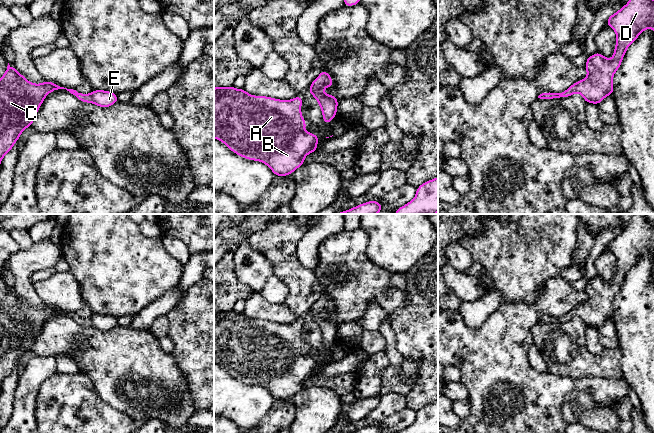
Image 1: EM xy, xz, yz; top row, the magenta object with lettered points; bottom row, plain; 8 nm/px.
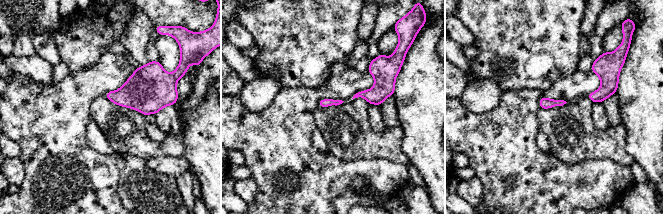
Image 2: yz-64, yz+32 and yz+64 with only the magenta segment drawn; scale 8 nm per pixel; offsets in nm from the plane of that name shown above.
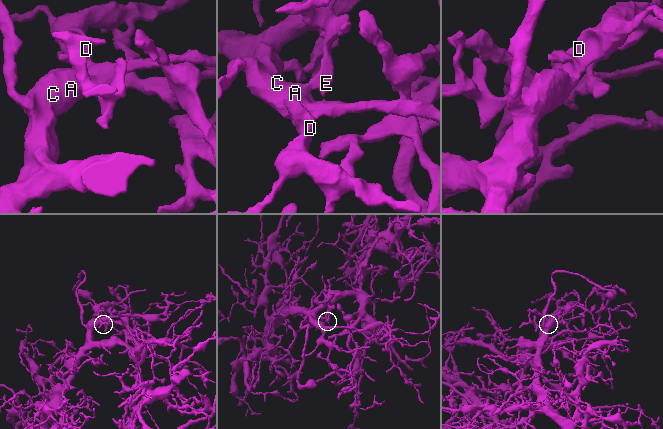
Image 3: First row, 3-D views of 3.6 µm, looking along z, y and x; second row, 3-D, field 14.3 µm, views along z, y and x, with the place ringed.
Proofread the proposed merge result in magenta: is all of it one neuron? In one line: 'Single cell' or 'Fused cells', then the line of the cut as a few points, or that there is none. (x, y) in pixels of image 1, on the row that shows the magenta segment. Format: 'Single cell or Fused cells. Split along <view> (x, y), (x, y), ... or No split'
Single cell. No split

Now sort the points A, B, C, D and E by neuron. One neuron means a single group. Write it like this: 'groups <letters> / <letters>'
groups A B C D E

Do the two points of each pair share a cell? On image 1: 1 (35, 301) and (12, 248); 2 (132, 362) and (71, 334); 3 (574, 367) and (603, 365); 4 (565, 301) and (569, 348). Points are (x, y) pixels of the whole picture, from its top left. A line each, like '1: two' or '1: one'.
1: two
2: one
3: one
4: two

